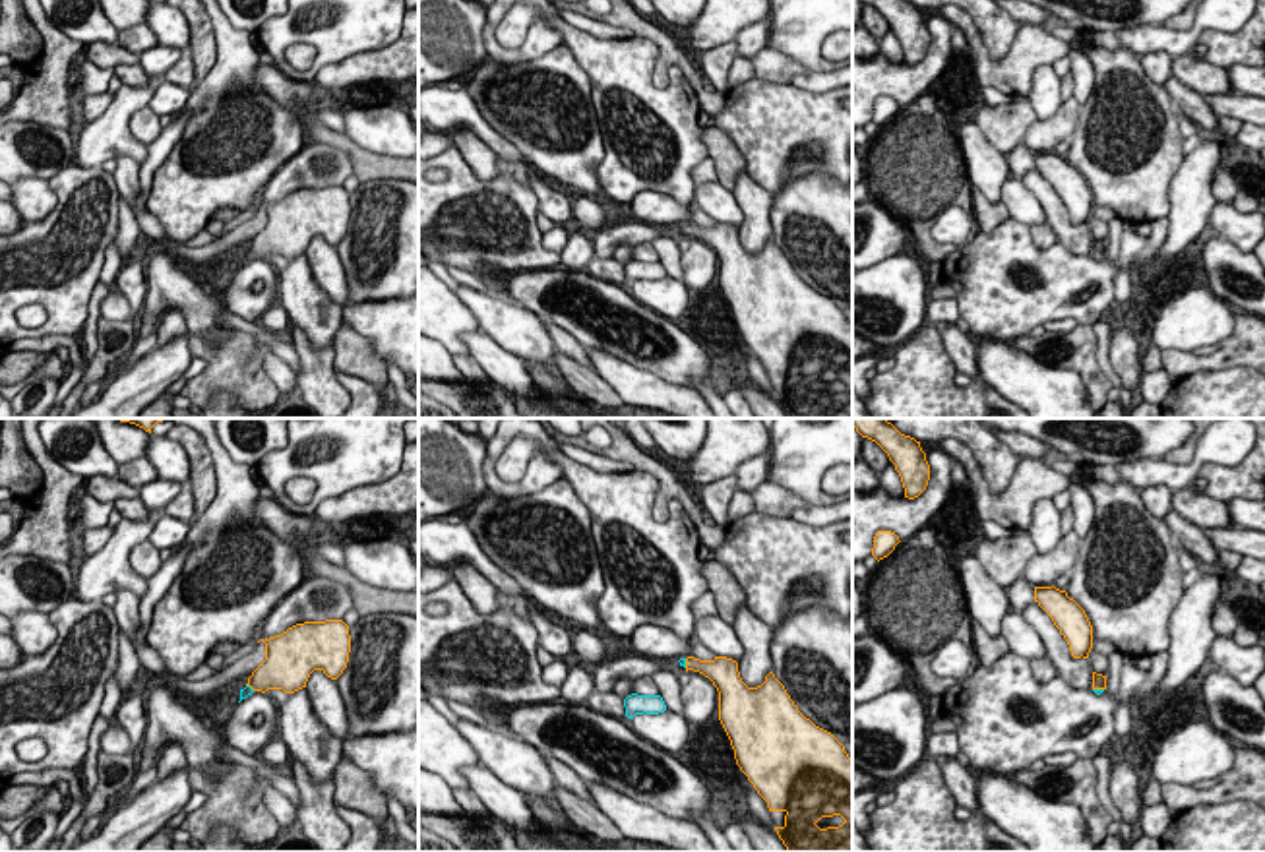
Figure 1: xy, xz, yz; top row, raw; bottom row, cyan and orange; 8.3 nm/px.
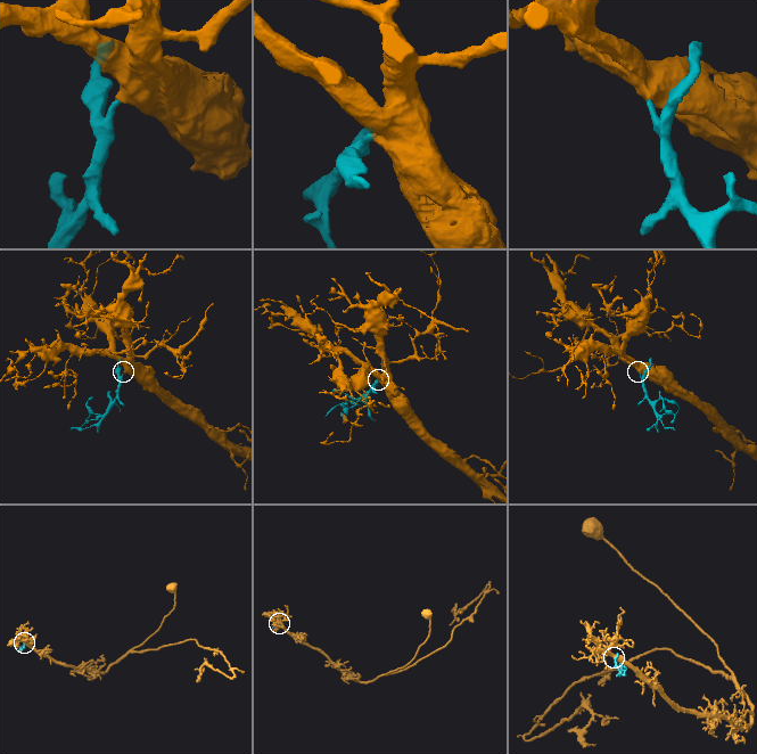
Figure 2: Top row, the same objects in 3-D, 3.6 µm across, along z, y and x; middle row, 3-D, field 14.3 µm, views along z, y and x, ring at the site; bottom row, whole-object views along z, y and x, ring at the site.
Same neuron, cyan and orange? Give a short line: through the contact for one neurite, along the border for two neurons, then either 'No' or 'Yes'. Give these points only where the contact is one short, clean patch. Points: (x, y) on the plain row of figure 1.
Line: yz (1097, 258), (1099, 256), (1099, 248). Yes

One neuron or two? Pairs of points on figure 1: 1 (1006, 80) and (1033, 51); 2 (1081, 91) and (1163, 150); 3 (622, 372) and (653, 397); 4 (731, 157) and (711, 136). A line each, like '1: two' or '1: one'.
1: one
2: two
3: one
4: one

